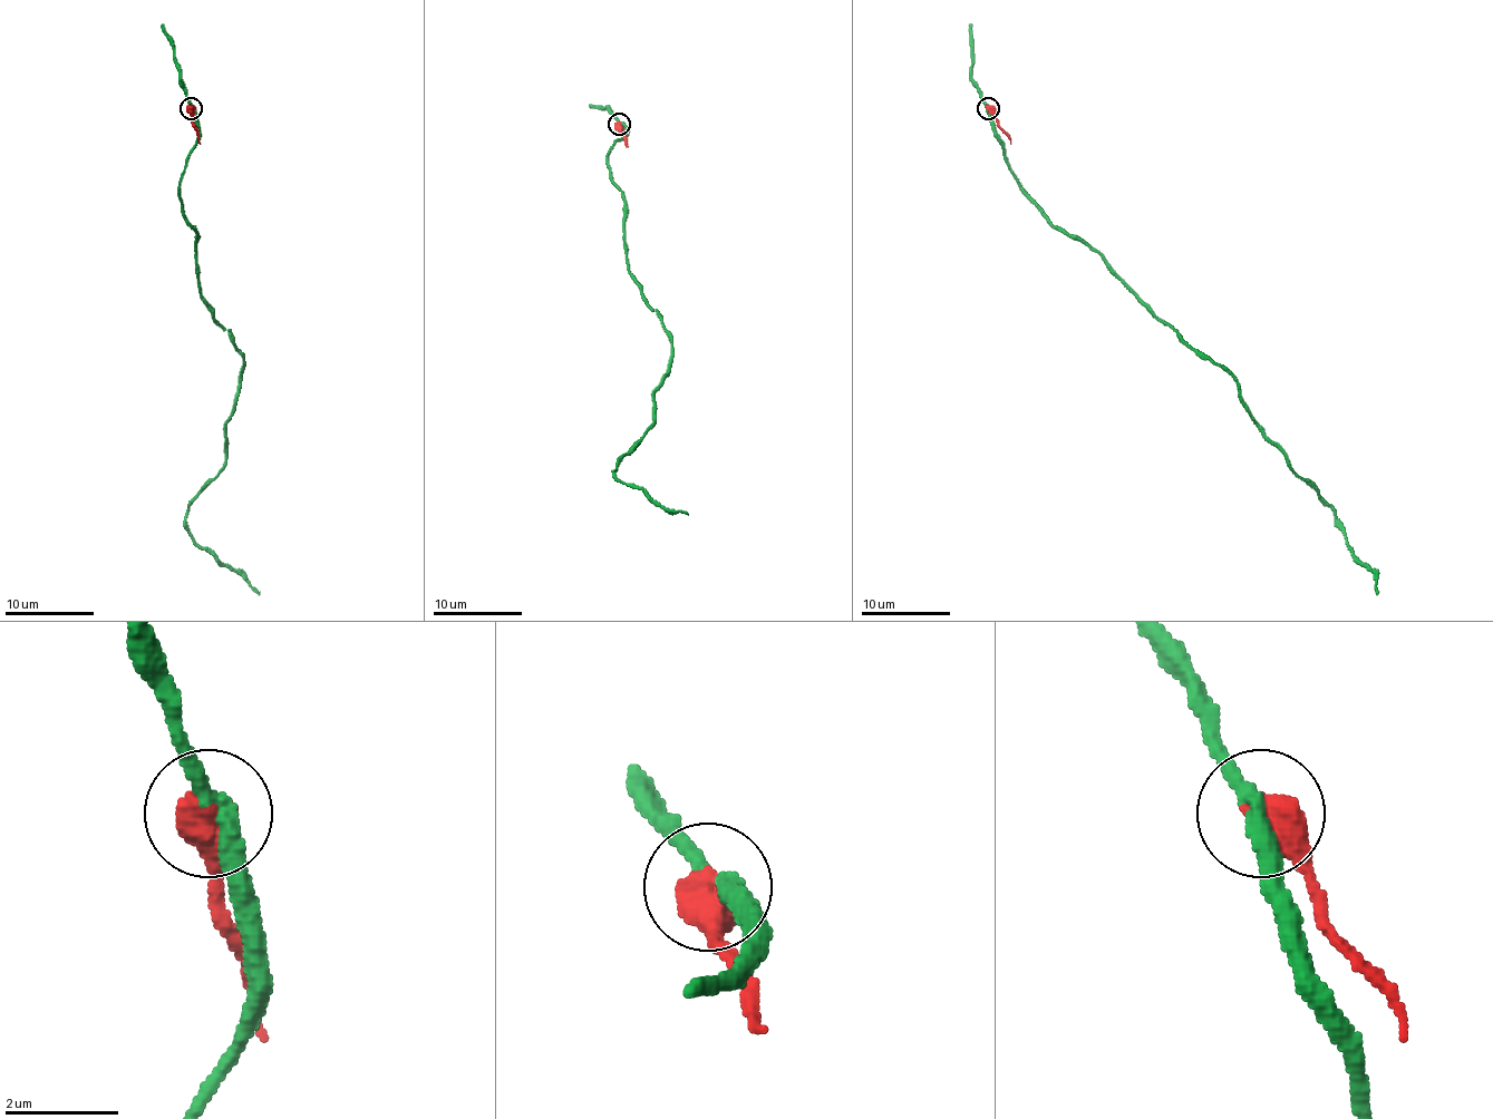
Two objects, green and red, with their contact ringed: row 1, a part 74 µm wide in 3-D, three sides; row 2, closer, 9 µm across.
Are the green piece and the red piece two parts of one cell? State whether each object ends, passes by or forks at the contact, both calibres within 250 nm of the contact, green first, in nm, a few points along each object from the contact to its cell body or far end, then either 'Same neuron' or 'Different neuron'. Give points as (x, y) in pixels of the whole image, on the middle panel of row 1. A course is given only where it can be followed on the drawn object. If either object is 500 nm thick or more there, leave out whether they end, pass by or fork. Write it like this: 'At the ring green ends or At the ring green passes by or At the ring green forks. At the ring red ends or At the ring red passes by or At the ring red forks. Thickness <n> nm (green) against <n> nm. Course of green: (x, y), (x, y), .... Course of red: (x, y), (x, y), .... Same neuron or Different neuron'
Thickness 320 nm (green) against 700 nm. Course of green: (620, 124), (609, 176), (629, 274), (663, 324), (670, 367), (655, 425), (613, 473), (688, 513). Course of red: (620, 124), (629, 146). Different neuron

